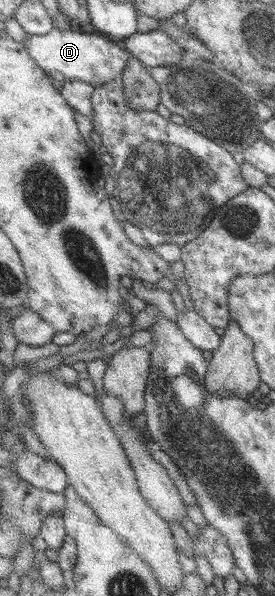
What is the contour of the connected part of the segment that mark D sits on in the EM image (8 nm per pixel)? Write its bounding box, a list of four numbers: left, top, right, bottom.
[24,24,130,87]

